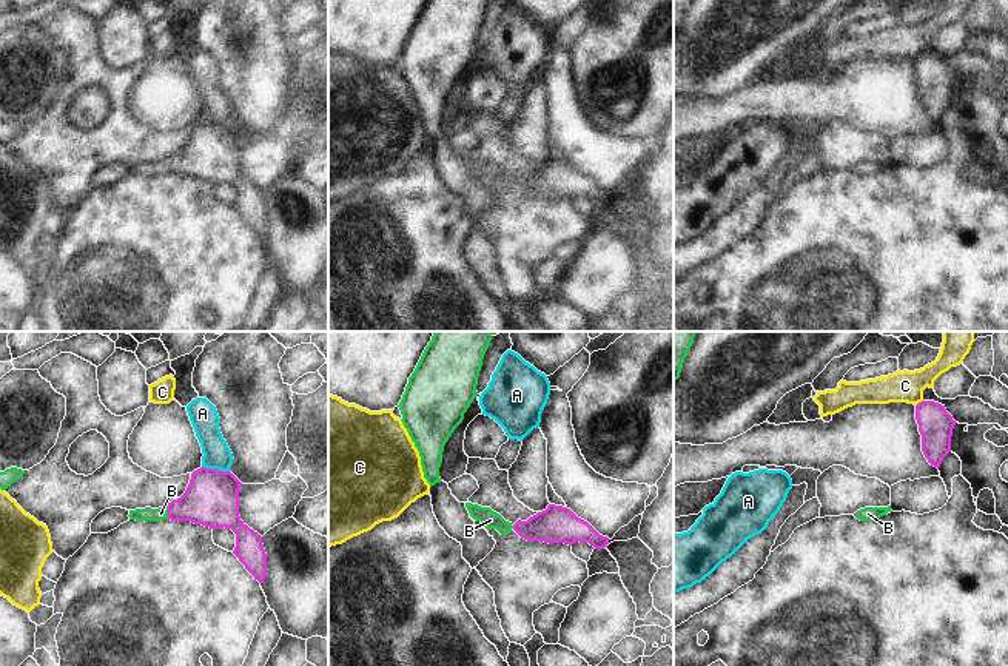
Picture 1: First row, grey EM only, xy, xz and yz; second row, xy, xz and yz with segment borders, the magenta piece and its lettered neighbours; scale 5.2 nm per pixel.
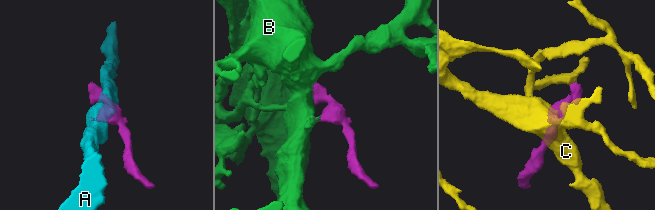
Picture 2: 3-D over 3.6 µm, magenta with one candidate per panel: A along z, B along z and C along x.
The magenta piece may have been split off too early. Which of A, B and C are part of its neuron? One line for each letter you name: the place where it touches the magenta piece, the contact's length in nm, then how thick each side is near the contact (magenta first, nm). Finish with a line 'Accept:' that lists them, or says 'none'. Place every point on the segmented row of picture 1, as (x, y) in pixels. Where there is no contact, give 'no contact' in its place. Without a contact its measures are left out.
B: meets magenta in xy at (168, 512); contact 80 nm long; 280 nm thick on the magenta side, 70 nm on the other
Accept: B

